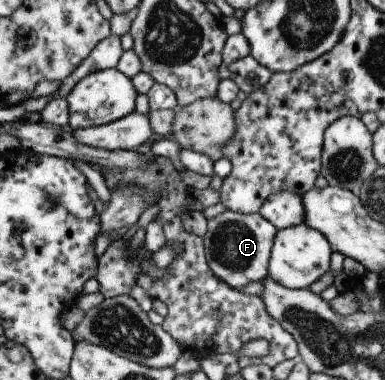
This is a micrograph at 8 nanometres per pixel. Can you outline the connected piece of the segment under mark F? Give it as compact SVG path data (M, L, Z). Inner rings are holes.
M223 211L207 221L207 232L202 238L205 262L211 273L233 289L267 277L270 249L275 237L275 227L261 215Z

